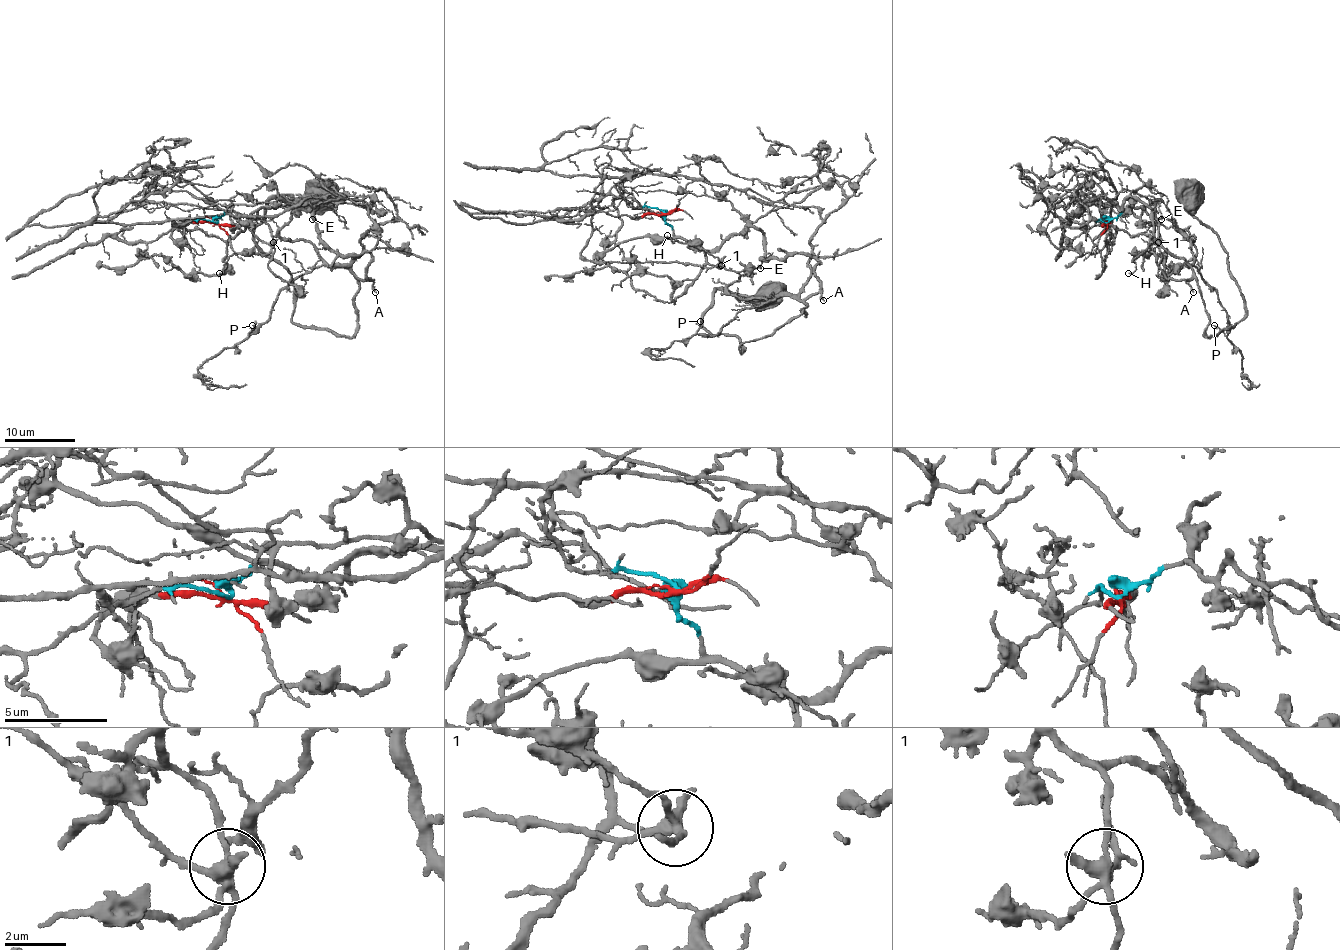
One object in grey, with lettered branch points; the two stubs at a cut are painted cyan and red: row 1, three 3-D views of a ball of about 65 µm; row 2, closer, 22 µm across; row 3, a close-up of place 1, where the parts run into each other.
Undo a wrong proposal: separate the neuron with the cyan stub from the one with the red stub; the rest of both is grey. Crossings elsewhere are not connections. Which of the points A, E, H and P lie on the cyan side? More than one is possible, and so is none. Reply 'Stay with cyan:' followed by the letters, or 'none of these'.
Stay with cyan: A, E, H, P

